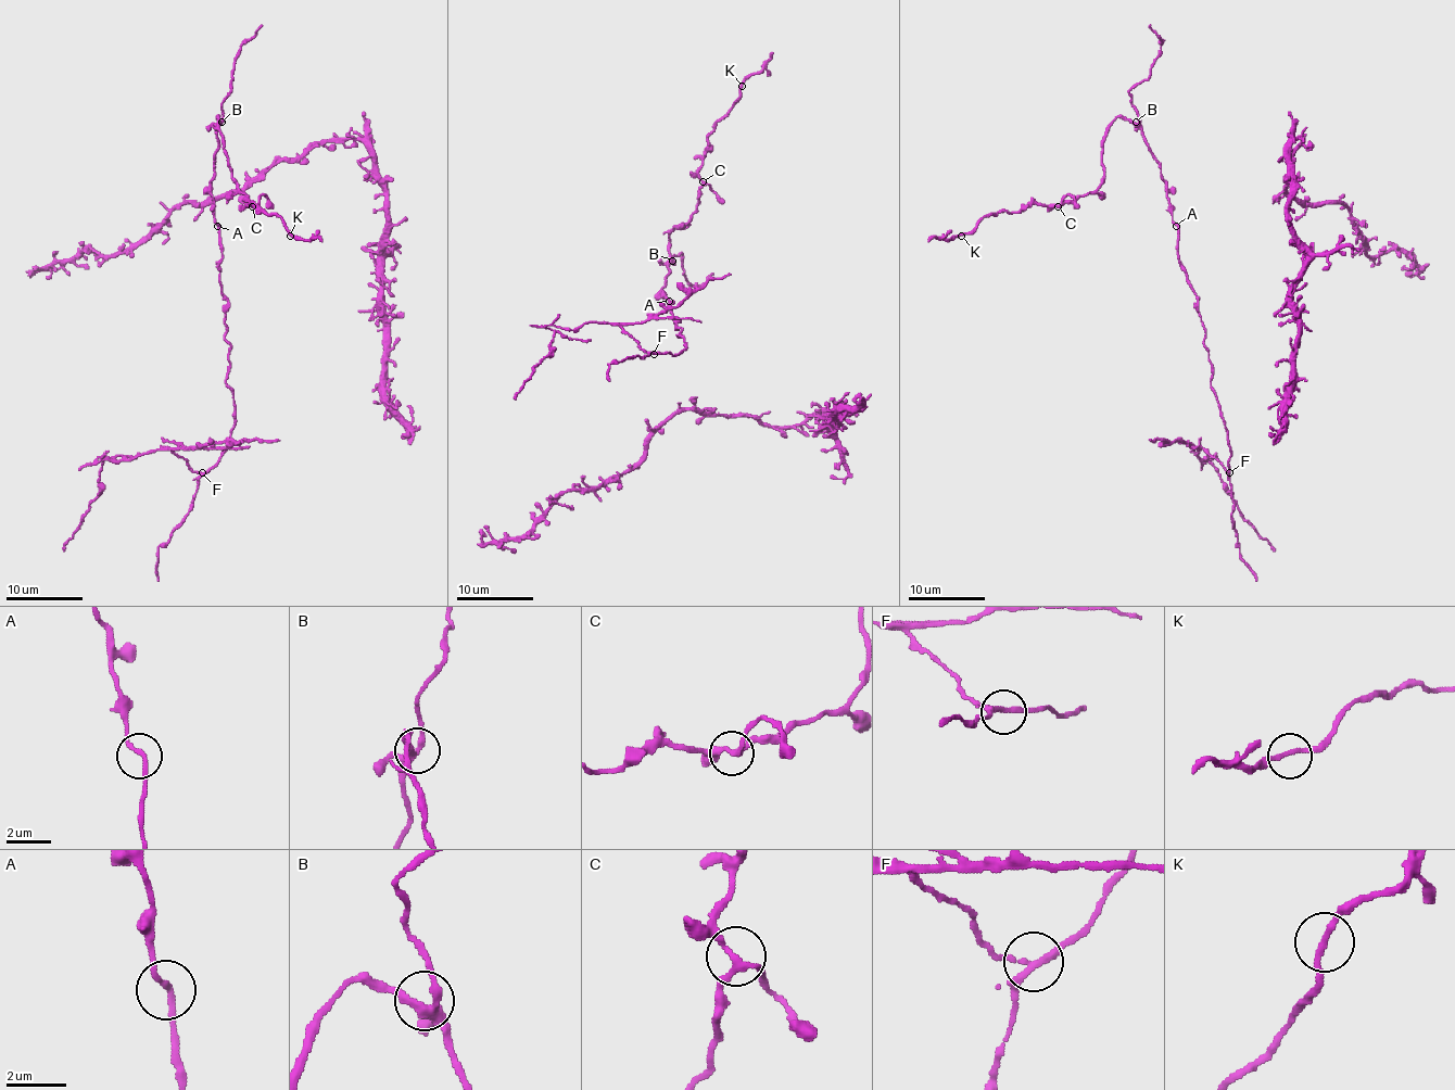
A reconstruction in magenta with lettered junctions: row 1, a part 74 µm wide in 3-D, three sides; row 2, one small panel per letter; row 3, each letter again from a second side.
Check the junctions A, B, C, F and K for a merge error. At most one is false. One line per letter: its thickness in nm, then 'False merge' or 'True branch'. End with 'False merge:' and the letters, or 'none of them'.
A: Thickness 190 nm. True branch
B: Thickness 300 nm. True branch
C: Thickness 220 nm. True branch
F: Thickness 200 nm. False merge
K: Thickness 200 nm. True branch
False merge: F

